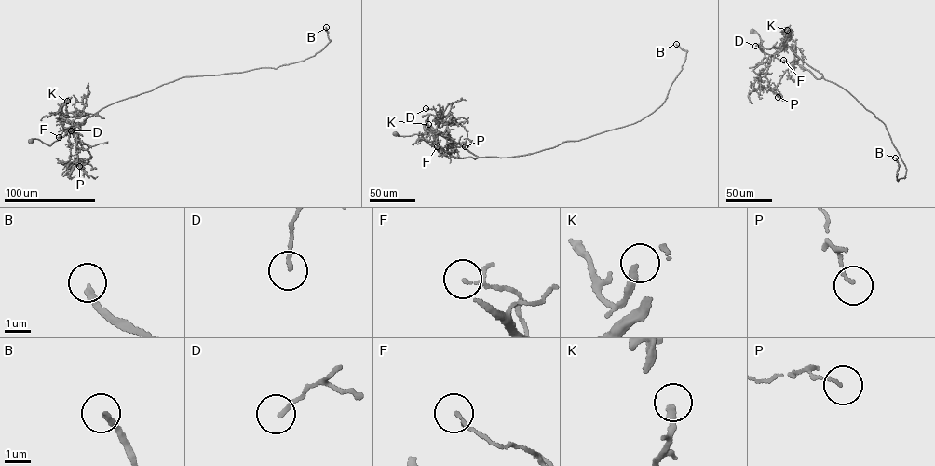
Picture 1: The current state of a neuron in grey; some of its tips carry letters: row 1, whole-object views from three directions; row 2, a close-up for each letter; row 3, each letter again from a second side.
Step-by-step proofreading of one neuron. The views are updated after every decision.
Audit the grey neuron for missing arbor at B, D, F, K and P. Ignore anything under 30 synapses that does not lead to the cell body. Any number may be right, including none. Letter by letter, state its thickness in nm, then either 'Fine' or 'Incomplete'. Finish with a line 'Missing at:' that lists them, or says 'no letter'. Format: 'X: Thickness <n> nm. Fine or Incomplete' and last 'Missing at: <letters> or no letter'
B: Thickness 240 nm. Incomplete
D: Thickness 130 nm. Fine
F: Thickness 90 nm. Fine
K: Thickness 200 nm. Incomplete
P: Thickness 100 nm. Fine
Missing at: B, K

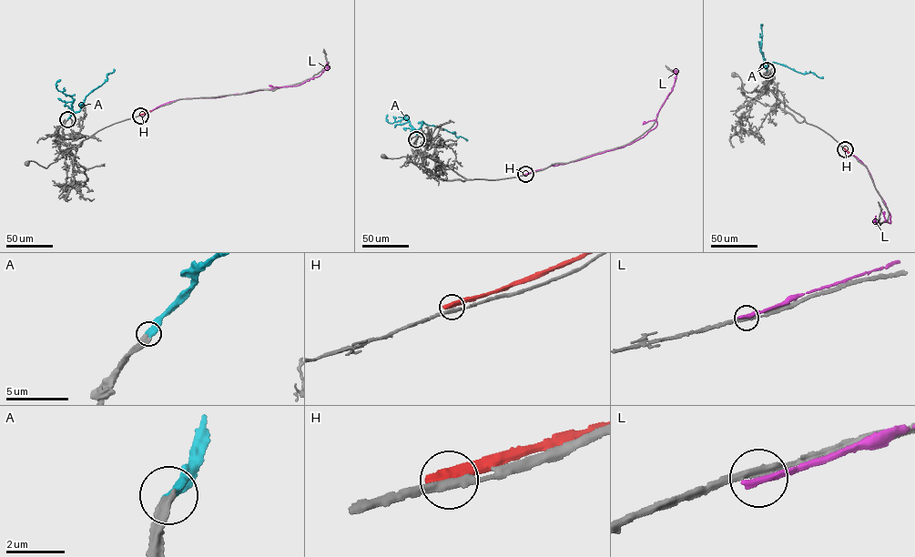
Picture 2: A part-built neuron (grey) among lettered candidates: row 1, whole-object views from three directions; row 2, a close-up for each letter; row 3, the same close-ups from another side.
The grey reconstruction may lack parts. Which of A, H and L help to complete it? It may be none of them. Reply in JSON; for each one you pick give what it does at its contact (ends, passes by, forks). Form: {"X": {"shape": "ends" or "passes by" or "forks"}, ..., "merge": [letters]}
{"A": {"shape": "ends"}, "merge": ["A"]}

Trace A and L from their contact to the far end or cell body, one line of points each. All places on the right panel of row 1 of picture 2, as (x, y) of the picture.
A: (767, 70), (765, 66), (773, 62), (802, 74), (810, 72), (823, 77)
L: (844, 149), (867, 167), (889, 214), (890, 223), (885, 221), (878, 226), (874, 221), (876, 216)

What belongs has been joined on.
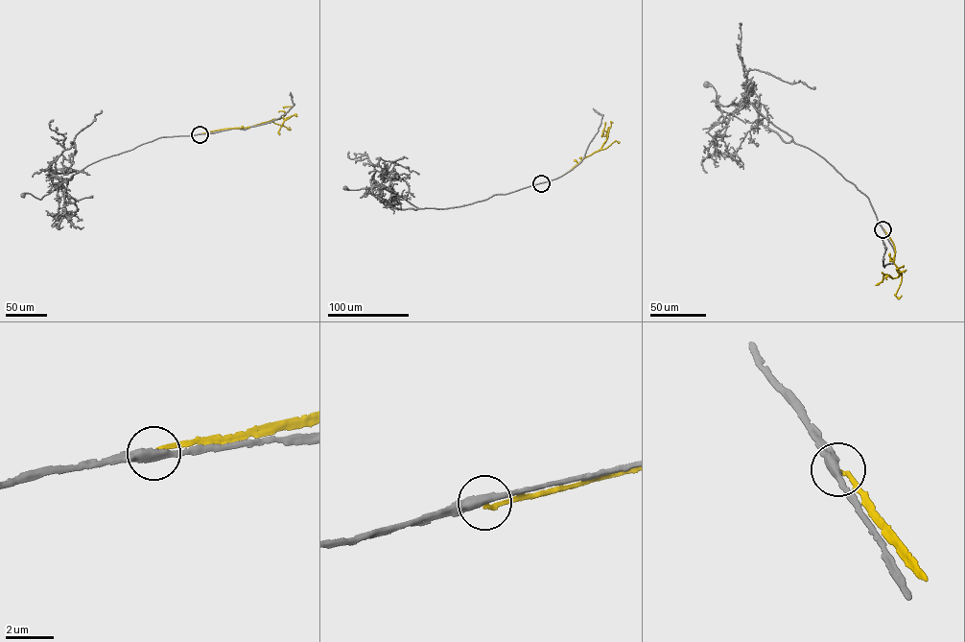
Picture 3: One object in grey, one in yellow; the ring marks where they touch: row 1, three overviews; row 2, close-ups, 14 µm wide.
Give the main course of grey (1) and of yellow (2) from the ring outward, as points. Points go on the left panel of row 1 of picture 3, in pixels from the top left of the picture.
1: (199, 134), (158, 138), (87, 166), (73, 174), (71, 179), (53, 184), (40, 199), (28, 193), (23, 195)
2: (199, 134), (288, 117), (279, 130), (279, 134)

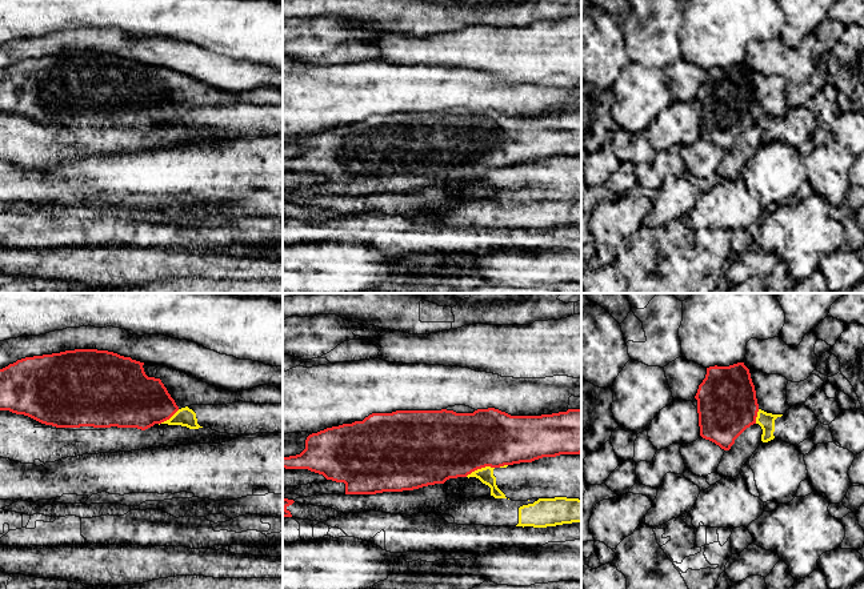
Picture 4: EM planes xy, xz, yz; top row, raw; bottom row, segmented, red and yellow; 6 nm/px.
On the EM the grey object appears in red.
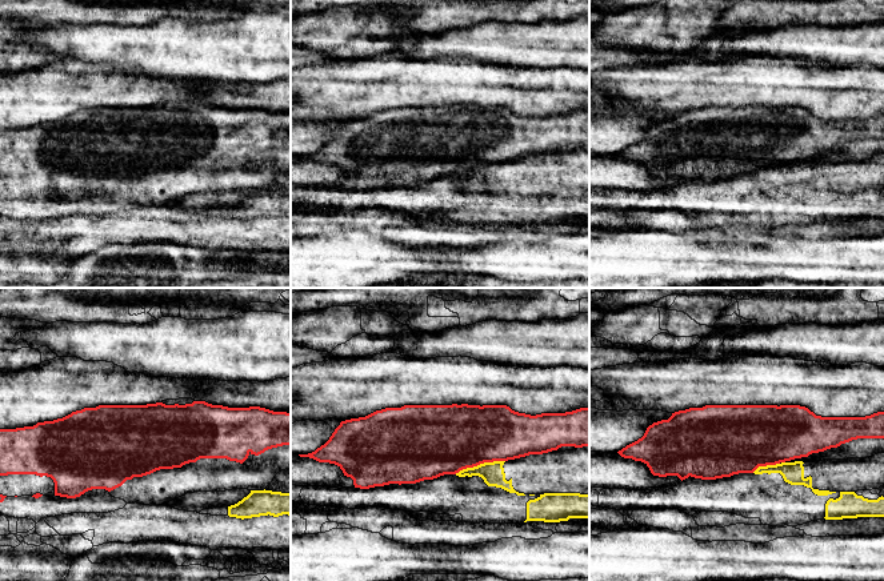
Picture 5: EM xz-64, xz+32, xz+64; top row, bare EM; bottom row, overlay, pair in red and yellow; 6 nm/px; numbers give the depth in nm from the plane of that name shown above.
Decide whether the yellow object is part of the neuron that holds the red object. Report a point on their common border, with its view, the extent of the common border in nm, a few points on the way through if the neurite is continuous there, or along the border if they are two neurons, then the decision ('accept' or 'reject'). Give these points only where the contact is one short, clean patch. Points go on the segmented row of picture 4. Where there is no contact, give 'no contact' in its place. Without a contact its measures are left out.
xz (479, 468) | 190 nm | along xz (494, 467), (482, 467), (466, 476) | reject

